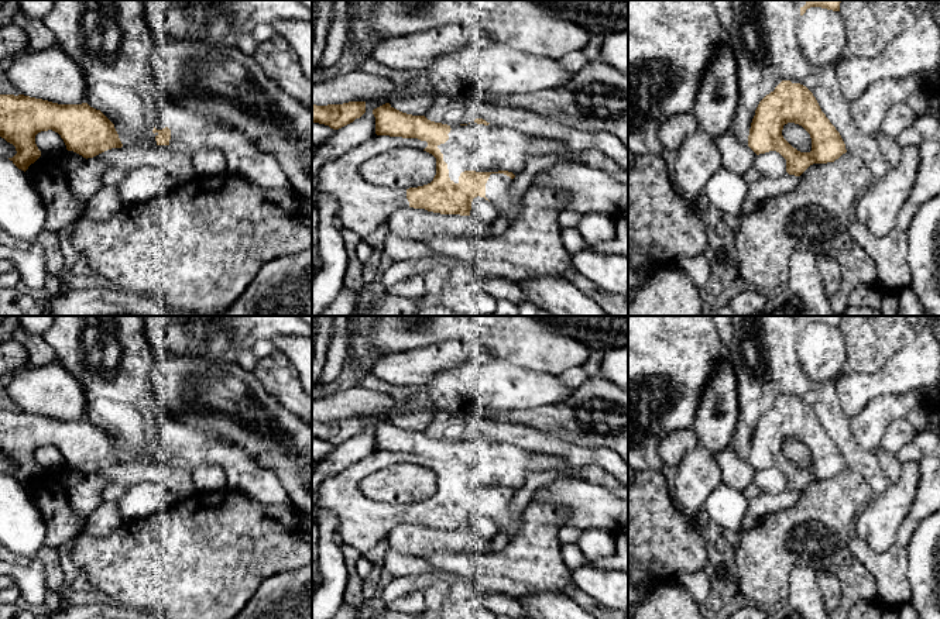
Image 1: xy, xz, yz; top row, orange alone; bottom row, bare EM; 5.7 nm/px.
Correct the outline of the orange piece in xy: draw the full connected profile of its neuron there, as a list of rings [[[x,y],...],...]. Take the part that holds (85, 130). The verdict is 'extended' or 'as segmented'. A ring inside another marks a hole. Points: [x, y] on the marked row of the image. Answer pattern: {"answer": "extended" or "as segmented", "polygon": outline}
{"answer": "as segmented", "polygon": [[[0,94],[0,137],[16,147],[17,154],[8,158],[18,169],[27,171],[40,157],[35,135],[52,130],[61,135],[66,149],[83,158],[93,158],[107,149],[121,148],[123,144],[114,124],[100,111],[82,104],[58,104],[24,94]]]}

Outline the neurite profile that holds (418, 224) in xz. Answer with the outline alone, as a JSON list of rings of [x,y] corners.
[[[397,209],[388,221],[390,230],[401,238],[423,243],[430,237],[488,235],[491,227],[478,224],[471,216],[440,214],[425,209]]]

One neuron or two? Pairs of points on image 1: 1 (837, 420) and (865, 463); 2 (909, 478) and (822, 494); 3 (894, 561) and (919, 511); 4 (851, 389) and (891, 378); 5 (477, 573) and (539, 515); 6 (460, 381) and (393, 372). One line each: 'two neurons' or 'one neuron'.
1: one neuron
2: two neurons
3: one neuron
4: one neuron
5: one neuron
6: two neurons

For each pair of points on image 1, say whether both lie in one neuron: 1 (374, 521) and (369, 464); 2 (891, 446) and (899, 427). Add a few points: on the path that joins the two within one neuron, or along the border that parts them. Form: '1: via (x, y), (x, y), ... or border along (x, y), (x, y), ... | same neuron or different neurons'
1: via (360, 506), (353, 499), (354, 478) | same neuron
2: via (892, 442), (899, 432) | same neuron

